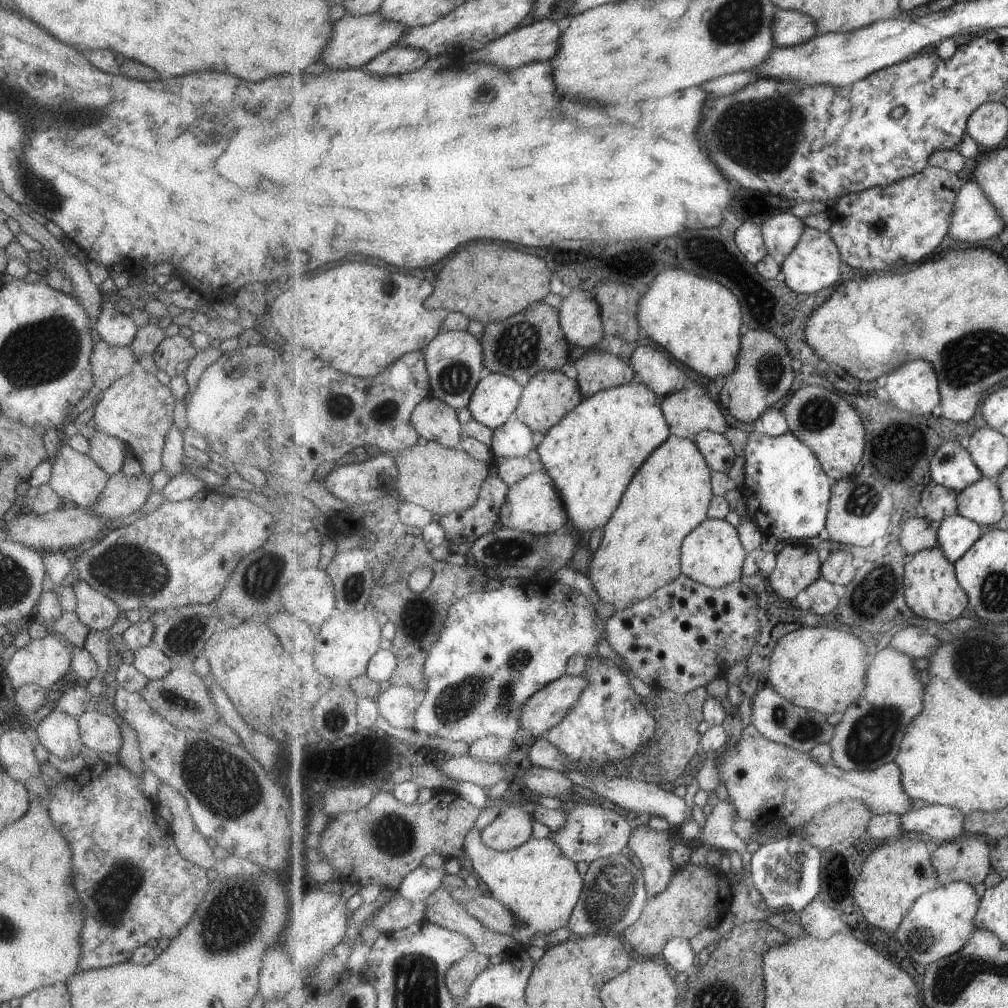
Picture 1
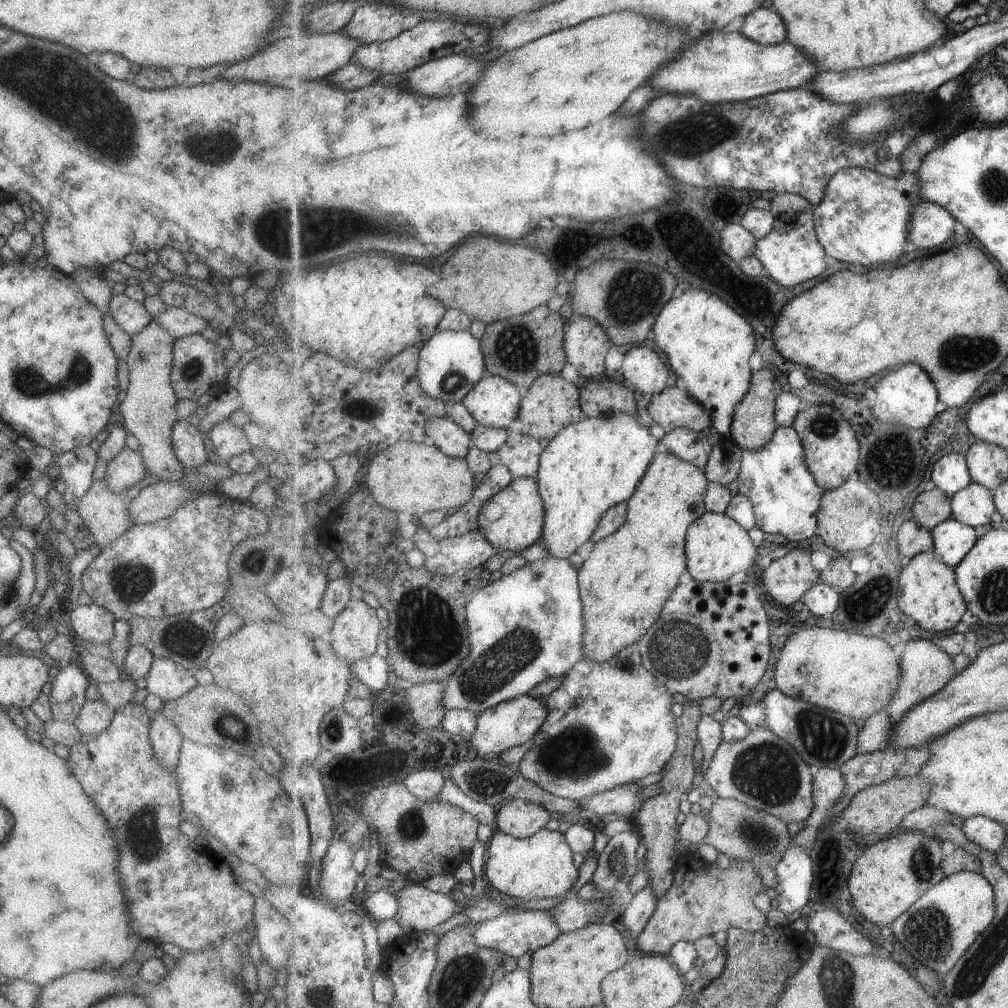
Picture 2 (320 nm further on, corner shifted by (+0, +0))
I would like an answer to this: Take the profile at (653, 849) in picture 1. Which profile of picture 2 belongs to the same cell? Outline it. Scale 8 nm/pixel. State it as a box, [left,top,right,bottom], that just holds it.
[619,886,658,940]

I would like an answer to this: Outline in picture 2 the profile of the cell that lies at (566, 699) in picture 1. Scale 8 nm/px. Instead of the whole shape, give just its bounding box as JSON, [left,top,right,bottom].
[467,695,550,757]

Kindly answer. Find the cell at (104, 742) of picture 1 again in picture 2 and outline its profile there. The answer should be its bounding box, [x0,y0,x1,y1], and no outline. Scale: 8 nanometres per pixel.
[72,699,114,737]

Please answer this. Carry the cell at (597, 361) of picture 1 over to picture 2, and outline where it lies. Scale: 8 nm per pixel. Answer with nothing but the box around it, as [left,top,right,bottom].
[580,378,636,418]

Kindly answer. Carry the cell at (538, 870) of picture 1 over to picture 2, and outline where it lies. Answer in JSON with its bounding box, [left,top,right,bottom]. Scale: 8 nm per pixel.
[483,827,579,902]

